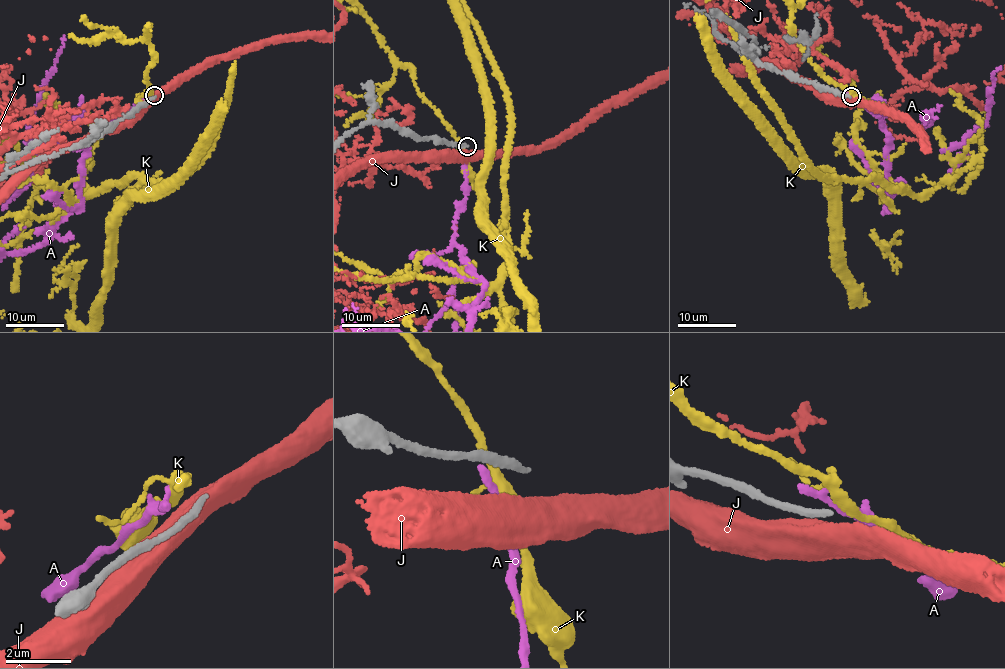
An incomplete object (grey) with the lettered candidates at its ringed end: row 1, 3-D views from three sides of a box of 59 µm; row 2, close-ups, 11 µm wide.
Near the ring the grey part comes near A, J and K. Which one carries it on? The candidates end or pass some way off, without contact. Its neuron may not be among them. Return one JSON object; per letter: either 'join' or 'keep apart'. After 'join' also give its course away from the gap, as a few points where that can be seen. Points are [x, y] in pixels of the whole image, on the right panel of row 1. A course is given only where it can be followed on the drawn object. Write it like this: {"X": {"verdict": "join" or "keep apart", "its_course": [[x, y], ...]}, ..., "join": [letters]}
{"A": {"verdict": "keep apart"}, "J": {"verdict": "keep apart"}, "K": {"verdict": "keep apart"}, "join": []}

